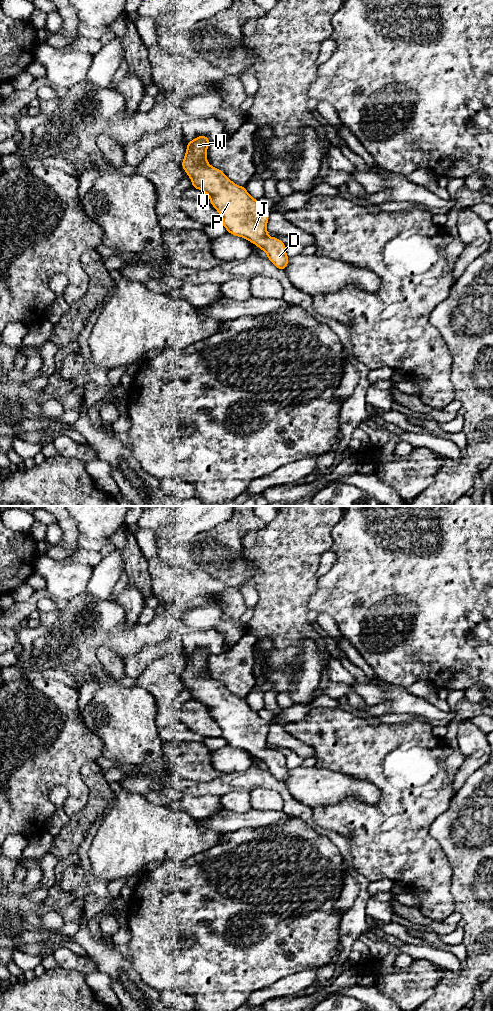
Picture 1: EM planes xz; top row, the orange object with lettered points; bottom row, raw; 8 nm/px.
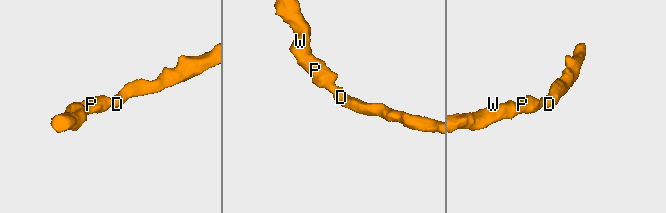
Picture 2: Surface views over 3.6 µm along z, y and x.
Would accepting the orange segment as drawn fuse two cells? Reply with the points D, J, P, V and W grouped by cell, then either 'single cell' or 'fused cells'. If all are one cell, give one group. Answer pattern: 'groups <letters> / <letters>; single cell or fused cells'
groups D J P V W; single cell

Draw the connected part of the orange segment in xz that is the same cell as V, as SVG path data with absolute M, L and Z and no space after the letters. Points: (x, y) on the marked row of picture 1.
M204 135L187 142L182 168L191 178L192 187L209 196L228 233L254 243L284 271L289 261L286 246L280 239L267 235L270 211L252 198L244 186L236 185L221 170L209 165L206 153L210 143Z

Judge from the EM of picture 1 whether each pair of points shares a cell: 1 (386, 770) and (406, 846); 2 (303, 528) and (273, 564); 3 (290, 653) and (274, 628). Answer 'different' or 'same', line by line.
1: same
2: same
3: different

